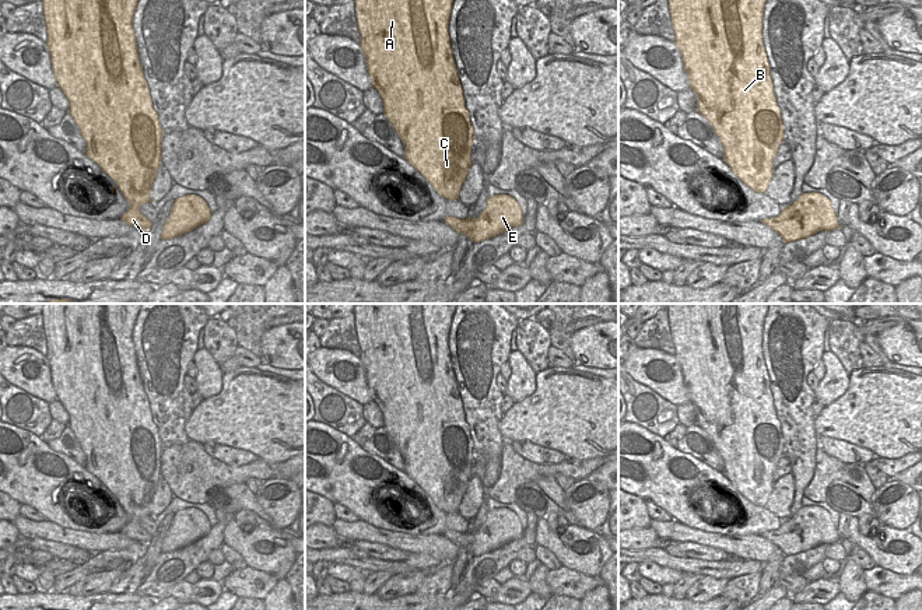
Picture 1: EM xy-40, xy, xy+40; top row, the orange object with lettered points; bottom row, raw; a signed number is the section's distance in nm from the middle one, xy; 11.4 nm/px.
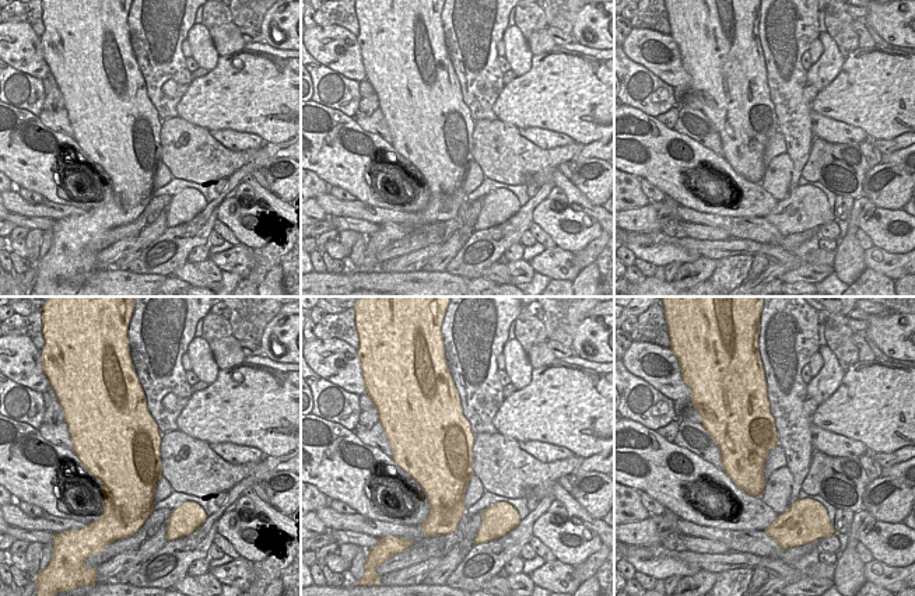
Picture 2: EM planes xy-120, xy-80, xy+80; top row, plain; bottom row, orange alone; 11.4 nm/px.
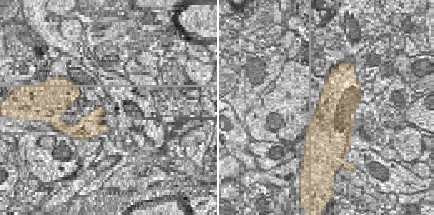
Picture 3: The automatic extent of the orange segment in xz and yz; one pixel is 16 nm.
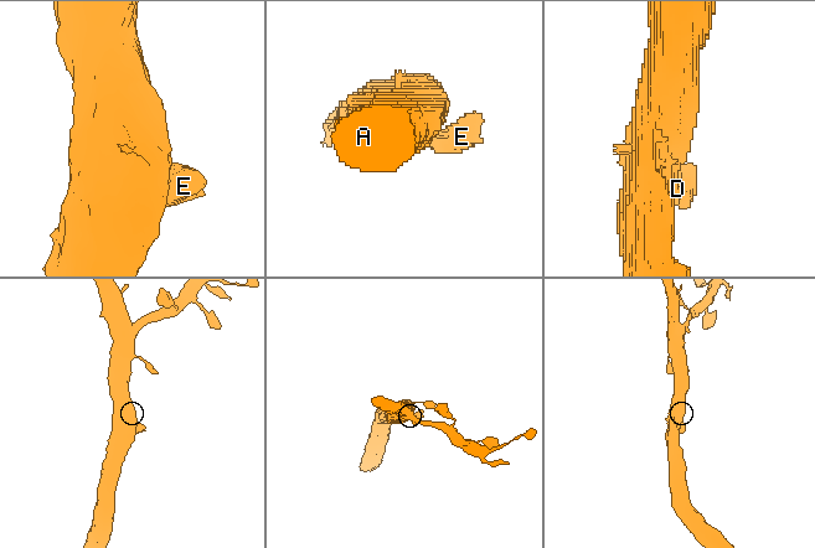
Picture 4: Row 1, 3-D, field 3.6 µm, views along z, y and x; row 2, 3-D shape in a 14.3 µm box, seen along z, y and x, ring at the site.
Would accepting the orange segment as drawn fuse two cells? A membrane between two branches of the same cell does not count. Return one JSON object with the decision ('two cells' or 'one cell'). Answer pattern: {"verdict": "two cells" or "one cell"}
{"verdict": "one cell"}

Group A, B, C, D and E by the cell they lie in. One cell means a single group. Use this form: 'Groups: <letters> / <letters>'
Groups: A B C D E

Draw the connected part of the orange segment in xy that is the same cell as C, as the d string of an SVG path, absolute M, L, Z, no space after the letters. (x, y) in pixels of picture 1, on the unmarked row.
M355 304L355 332L372 402L383 416L383 428L404 460L404 473L444 512L456 513L466 492L474 452L470 427L453 374L448 337L456 304Z

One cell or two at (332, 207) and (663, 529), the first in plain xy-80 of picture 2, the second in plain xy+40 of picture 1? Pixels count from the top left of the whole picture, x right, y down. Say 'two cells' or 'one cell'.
one cell

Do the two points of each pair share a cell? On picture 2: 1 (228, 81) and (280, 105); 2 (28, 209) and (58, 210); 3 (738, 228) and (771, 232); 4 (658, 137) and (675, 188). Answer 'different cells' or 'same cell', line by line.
1: same cell
2: same cell
3: same cell
4: same cell

